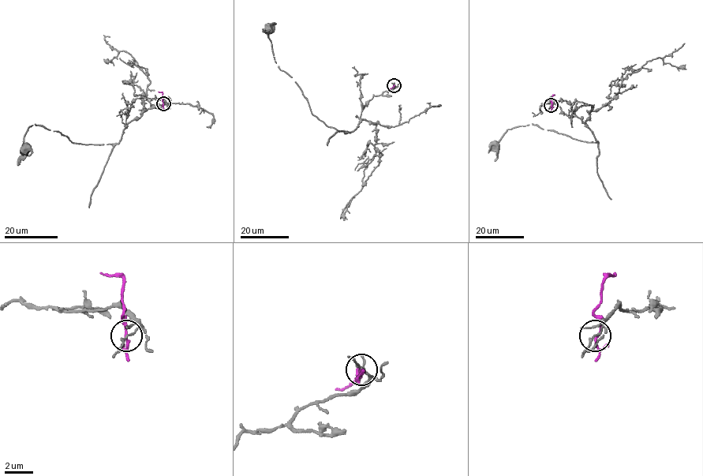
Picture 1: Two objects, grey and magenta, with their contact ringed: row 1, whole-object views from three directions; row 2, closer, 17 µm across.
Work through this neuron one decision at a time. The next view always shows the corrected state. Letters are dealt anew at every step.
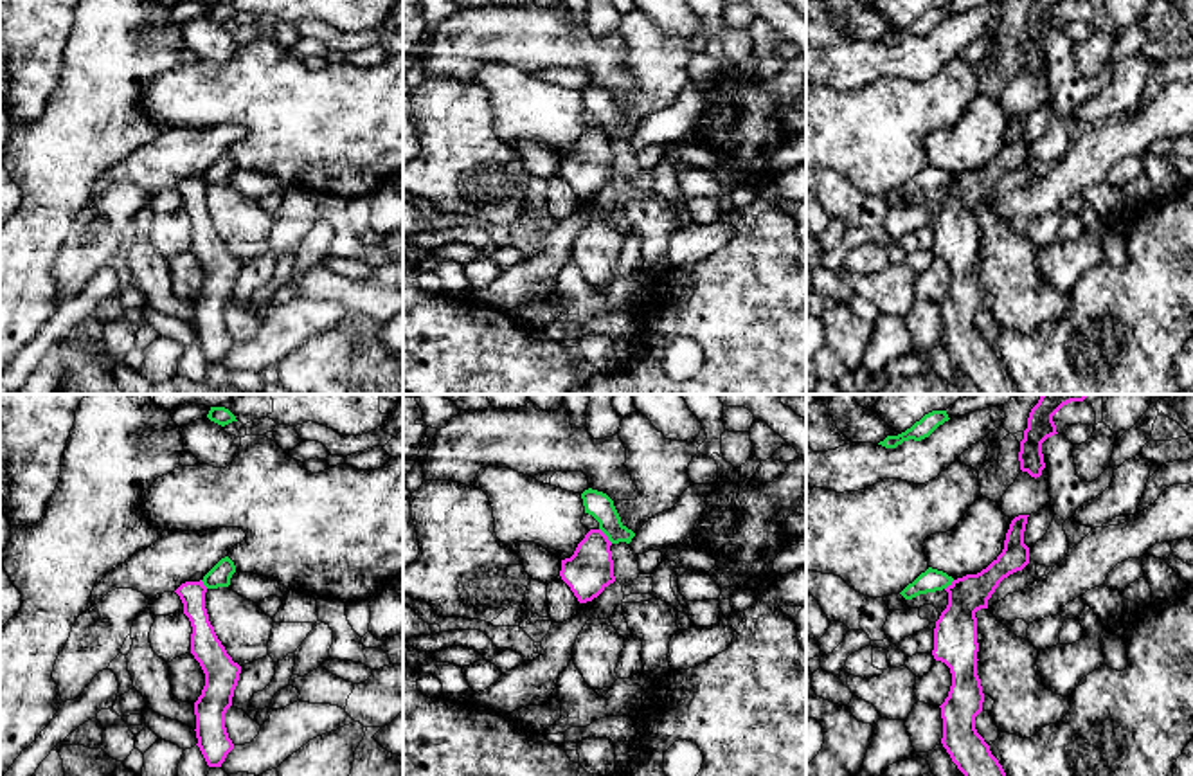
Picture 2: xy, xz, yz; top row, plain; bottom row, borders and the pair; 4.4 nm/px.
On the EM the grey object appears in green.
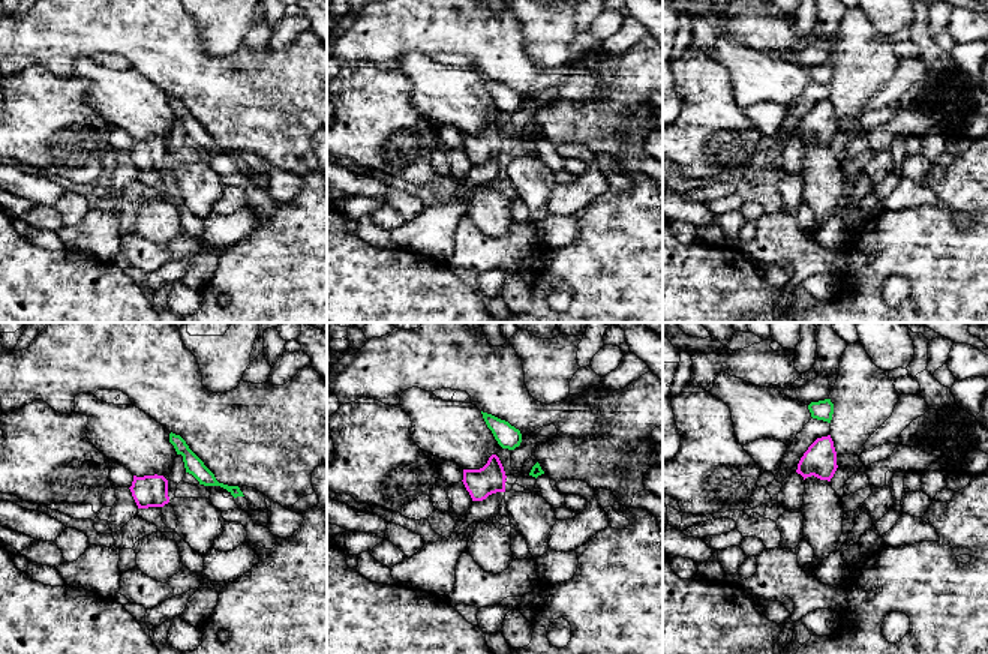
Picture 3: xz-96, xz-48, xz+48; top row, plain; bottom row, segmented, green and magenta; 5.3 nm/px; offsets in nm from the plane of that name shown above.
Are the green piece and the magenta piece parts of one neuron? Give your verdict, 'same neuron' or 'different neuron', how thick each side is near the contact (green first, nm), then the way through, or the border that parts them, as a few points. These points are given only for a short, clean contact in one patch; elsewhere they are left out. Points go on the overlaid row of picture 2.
different neuron; 120 nm thick on the green side, 200 nm on the other; border along xz (600, 528), (612, 542)

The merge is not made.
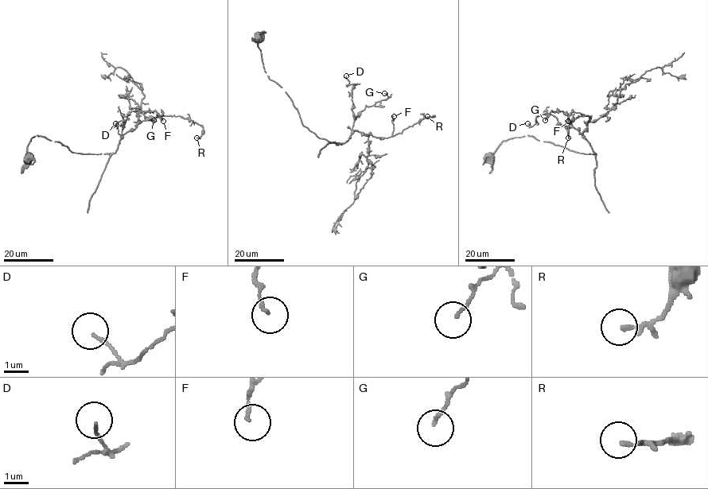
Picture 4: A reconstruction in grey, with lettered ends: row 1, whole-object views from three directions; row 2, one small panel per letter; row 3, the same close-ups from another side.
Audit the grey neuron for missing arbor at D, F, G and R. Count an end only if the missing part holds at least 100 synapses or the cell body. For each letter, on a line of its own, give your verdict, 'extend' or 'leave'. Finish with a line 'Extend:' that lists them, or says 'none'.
D: leave
F: leave
G: leave
R: leave
Extend: none

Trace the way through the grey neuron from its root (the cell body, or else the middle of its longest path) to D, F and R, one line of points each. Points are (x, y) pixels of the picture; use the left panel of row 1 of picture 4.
D: (29, 158), (35, 135), (73, 152), (114, 153), (121, 113), (126, 118), (115, 123)
F: (29, 158), (27, 145), (35, 135), (59, 141), (73, 152), (109, 153), (138, 123), (161, 111), (163, 121)
R: (29, 158), (35, 135), (73, 152), (114, 153), (124, 133), (161, 115), (200, 124), (196, 137)

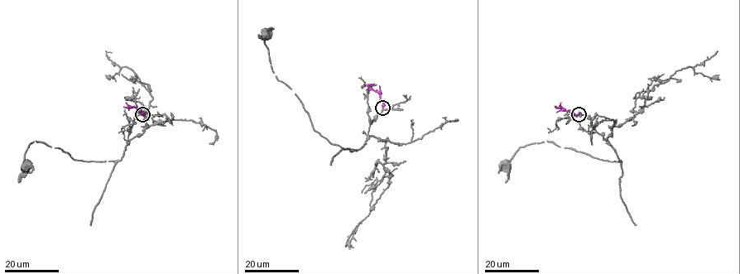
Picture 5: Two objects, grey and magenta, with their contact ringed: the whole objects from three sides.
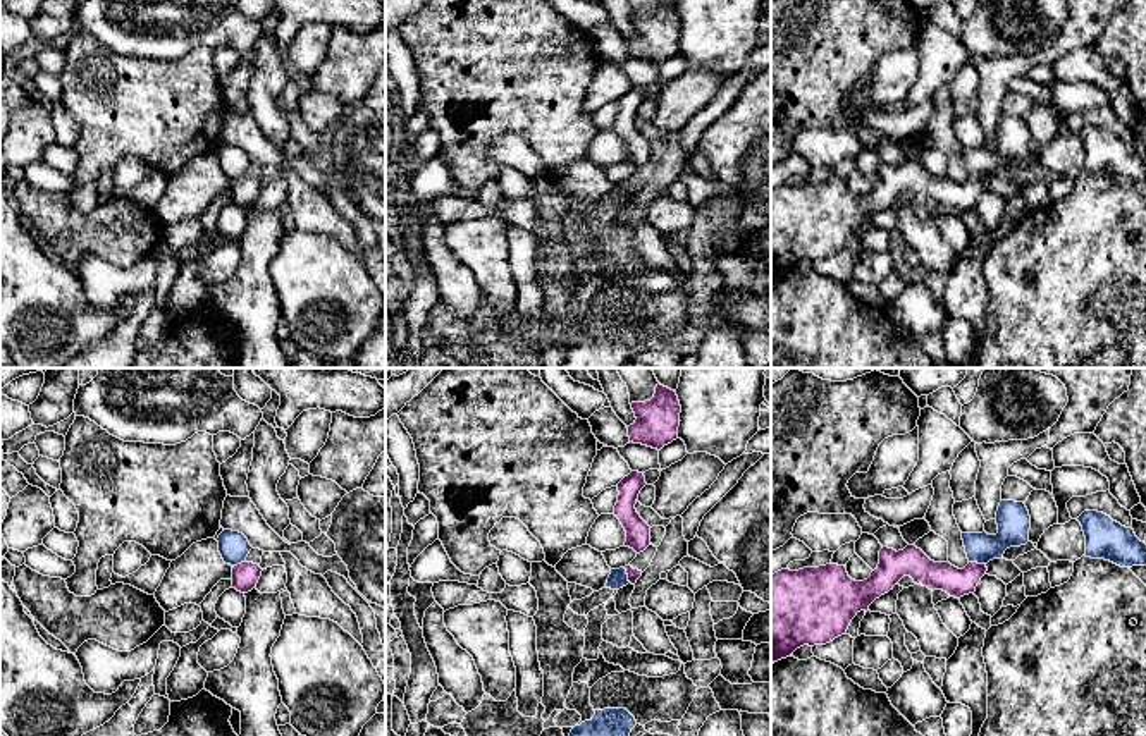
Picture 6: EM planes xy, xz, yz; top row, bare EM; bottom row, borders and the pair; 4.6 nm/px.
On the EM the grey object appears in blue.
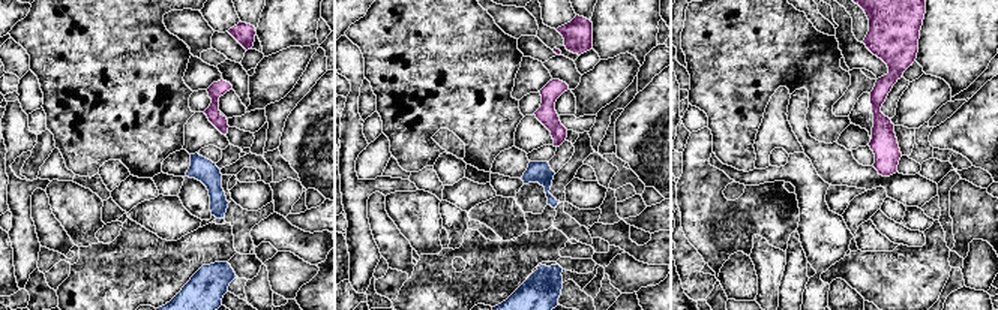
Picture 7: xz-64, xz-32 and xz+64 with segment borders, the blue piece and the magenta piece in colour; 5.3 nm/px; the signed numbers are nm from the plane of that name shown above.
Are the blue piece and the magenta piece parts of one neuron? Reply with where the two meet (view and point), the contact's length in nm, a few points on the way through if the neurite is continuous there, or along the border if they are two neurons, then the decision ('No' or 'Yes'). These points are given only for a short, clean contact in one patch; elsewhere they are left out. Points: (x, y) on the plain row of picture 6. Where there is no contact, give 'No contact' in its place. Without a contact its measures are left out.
Touches blue at yz (978, 177). Shared border 80 nm. Boundary: yz (969, 176), (985, 179). No

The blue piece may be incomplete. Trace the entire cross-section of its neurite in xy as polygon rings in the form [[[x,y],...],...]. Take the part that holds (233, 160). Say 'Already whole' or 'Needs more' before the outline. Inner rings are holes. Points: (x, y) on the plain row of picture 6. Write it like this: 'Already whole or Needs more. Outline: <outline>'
Already whole. Outline: [[[224,144],[217,156],[224,177],[231,181],[244,177],[250,165],[253,163],[243,148],[232,144]]]

